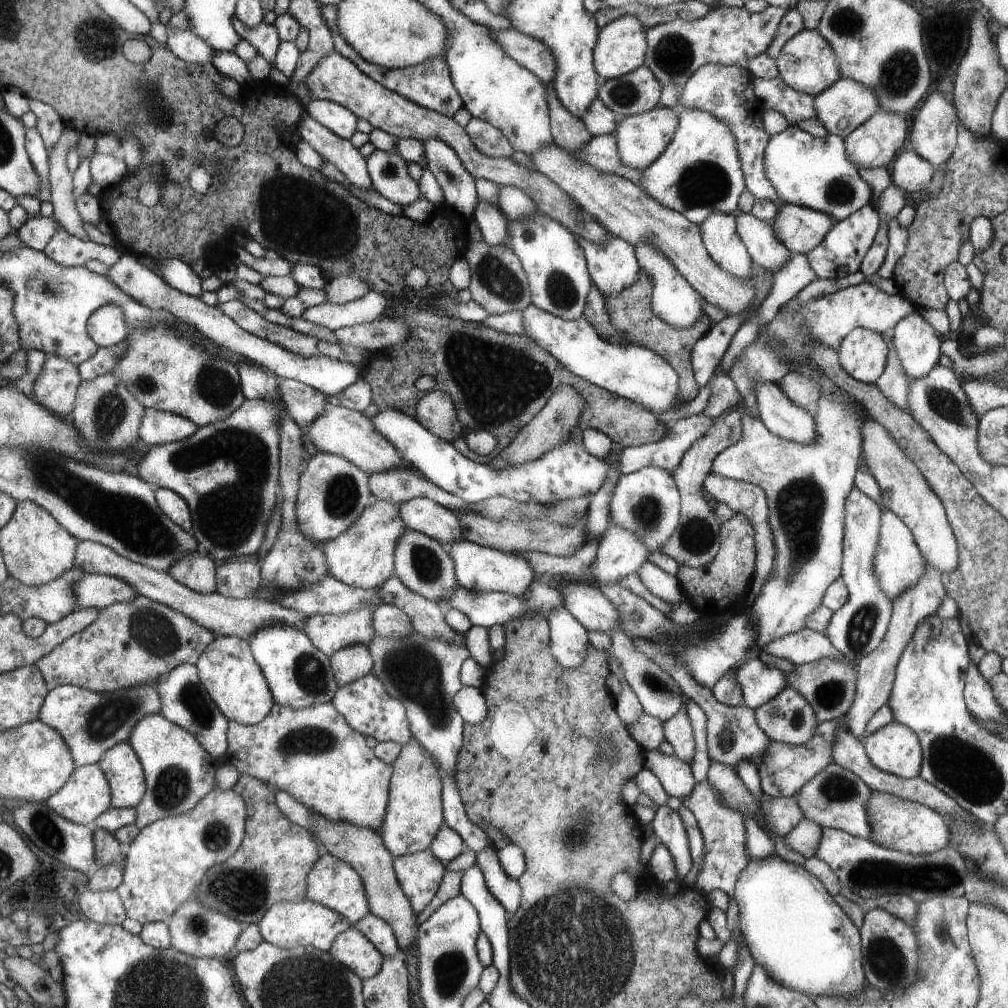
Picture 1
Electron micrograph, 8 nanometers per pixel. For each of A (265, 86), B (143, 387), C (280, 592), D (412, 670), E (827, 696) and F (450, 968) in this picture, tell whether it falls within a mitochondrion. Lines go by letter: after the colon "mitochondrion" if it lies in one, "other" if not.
A: other
B: mitochondrion
C: other
D: mitochondrion
E: mitochondrion
F: mitochondrion

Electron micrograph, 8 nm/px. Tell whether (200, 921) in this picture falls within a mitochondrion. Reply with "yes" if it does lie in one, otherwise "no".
yes

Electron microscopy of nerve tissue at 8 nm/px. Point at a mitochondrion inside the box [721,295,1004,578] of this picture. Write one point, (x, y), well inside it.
(940, 401)

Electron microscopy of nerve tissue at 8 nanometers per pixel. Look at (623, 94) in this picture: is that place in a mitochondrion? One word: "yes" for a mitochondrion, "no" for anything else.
yes

